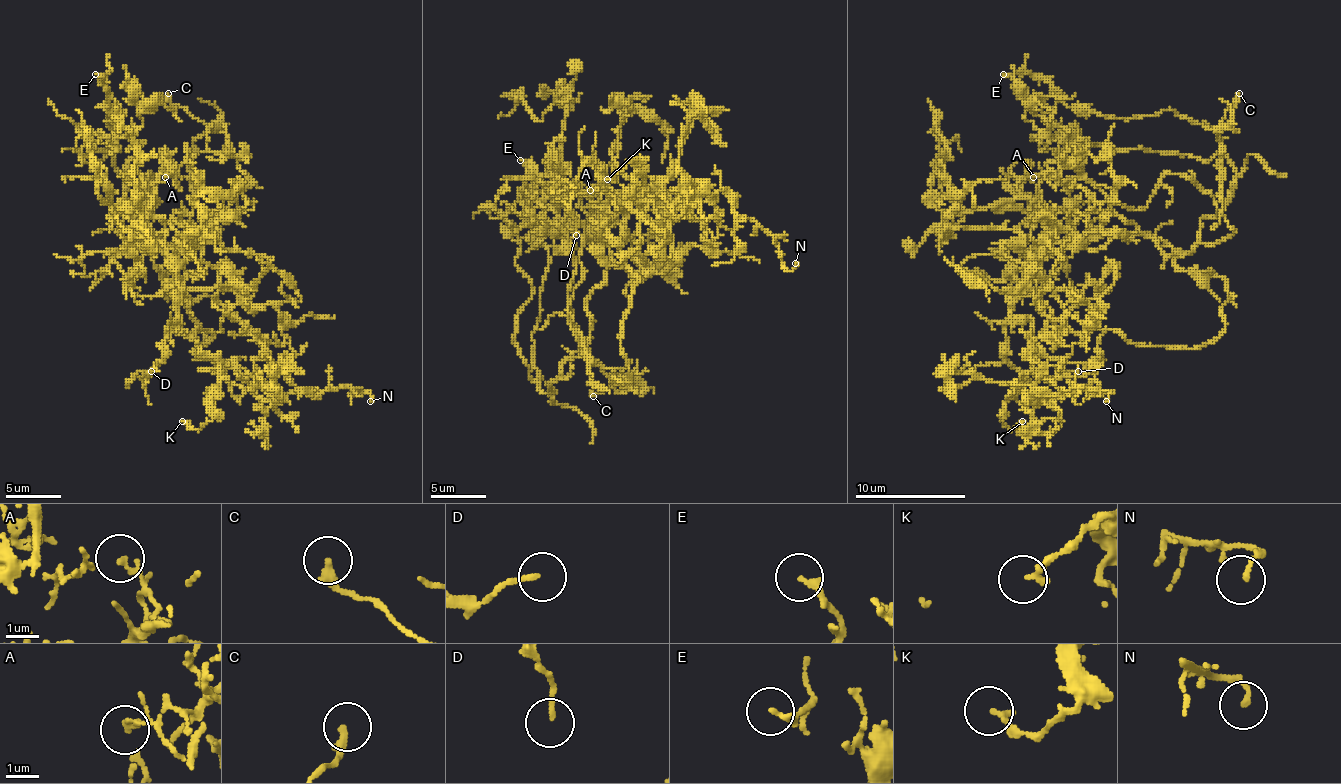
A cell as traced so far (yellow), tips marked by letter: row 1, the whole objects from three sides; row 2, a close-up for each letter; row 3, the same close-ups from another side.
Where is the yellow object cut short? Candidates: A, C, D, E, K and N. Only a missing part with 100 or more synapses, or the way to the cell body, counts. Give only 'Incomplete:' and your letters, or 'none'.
Incomplete: none

